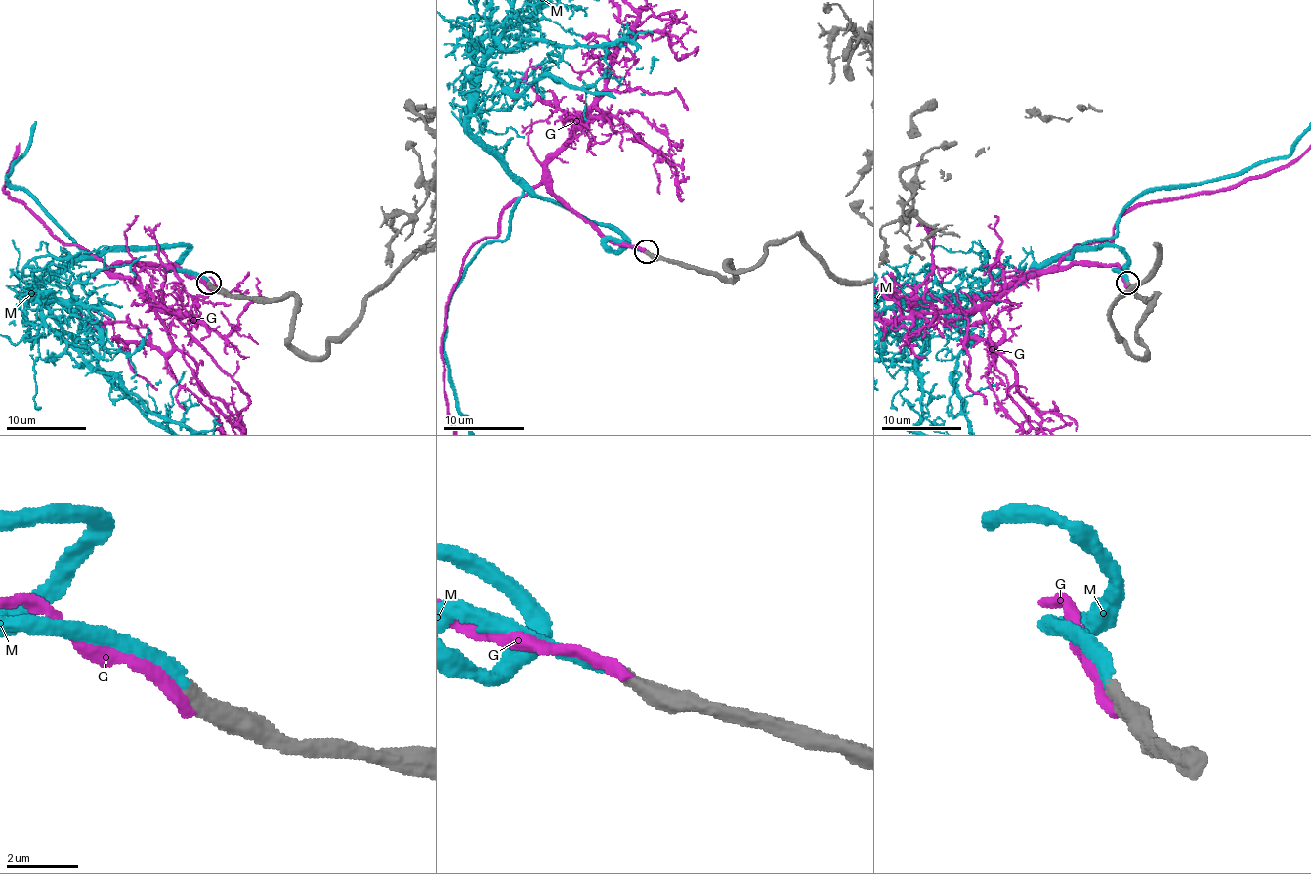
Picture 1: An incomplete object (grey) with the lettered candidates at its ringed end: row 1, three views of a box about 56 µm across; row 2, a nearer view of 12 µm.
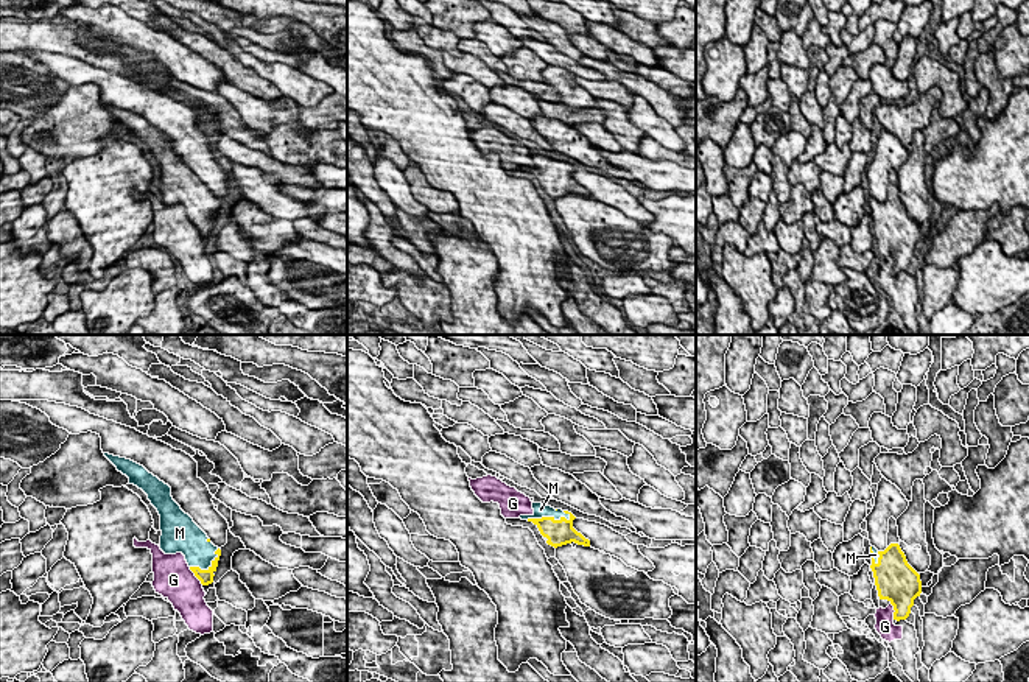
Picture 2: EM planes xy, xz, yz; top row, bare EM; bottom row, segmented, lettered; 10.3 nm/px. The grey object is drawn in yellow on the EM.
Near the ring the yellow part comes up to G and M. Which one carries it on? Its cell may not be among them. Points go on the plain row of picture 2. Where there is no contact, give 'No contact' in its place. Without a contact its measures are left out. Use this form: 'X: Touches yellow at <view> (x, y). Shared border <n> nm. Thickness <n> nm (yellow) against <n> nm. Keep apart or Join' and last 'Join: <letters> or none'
G: Touches yellow at xy (195, 226). Shared border 240 nm. Thickness 160 nm (yellow) against 400 nm. Keep apart
M: Touches yellow at xz (548, 168). Shared border 460 nm. Thickness 260 nm (yellow) against 130 nm. Join
Join: M

